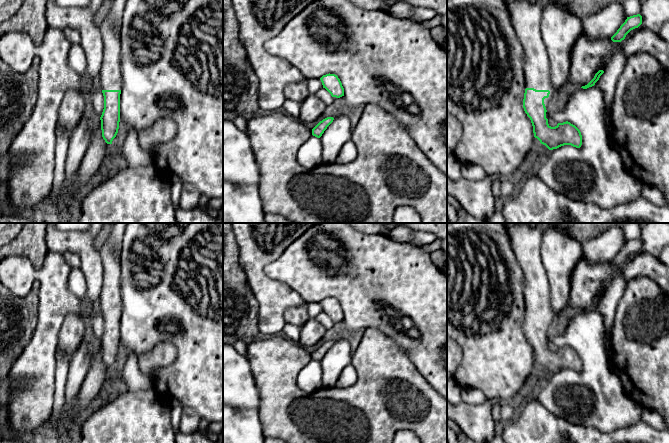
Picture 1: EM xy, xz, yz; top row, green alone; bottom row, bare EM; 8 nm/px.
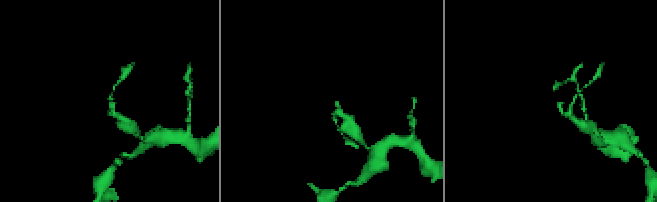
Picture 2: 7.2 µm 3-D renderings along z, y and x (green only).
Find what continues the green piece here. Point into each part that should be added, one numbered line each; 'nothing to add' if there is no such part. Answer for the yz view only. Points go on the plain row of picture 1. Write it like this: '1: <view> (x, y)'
1: yz (526, 240)

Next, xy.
1: xy (110, 301)

